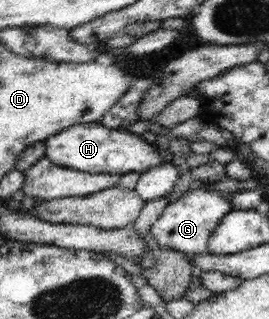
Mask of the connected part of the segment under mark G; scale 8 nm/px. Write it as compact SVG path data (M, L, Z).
M198 186L186 193L163 210L152 225L150 235L156 239L160 247L176 249L185 254L200 254L206 252L207 241L210 239L220 219L233 210L229 201L229 194L213 191L206 186Z

